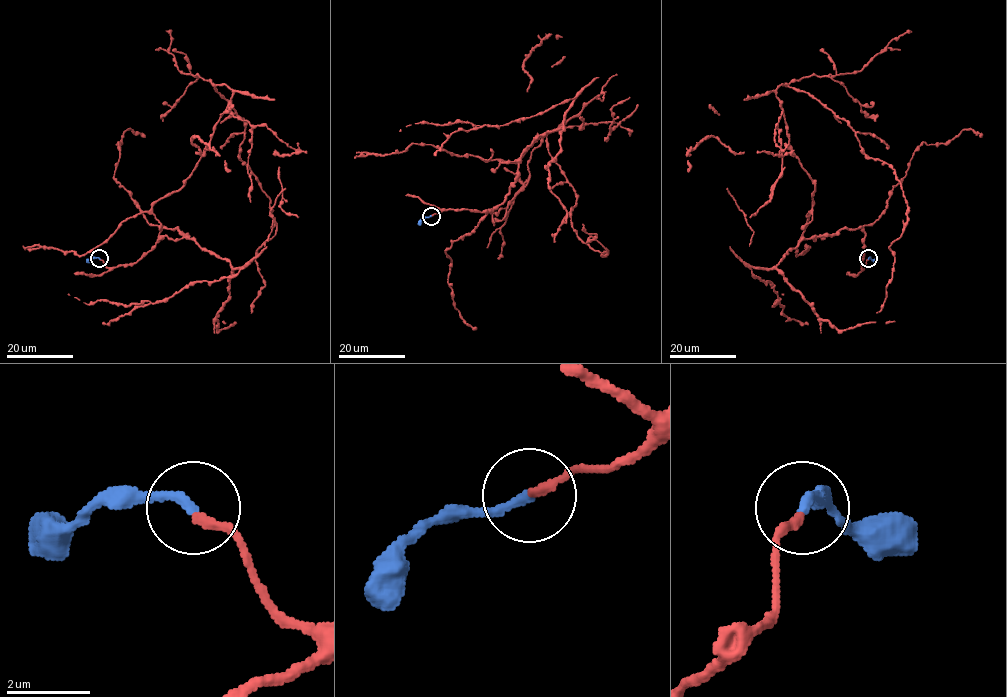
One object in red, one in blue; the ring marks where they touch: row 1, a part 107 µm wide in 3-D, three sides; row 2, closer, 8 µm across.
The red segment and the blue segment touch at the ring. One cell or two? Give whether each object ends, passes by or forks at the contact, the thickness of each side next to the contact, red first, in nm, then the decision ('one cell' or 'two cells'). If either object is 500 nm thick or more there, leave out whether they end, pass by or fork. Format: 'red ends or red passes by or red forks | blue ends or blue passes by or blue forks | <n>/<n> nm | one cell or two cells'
red ends | blue ends | 200/240 nm | one cell

